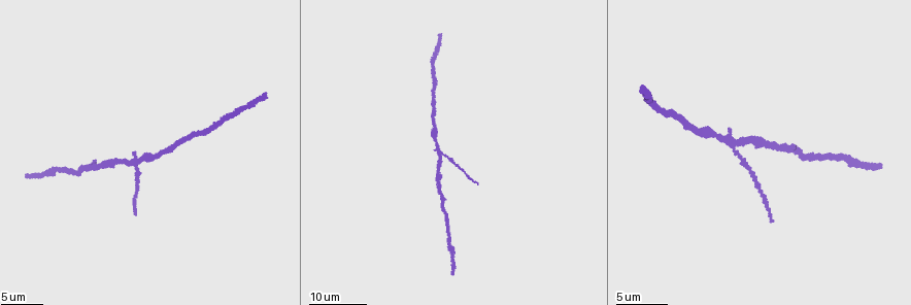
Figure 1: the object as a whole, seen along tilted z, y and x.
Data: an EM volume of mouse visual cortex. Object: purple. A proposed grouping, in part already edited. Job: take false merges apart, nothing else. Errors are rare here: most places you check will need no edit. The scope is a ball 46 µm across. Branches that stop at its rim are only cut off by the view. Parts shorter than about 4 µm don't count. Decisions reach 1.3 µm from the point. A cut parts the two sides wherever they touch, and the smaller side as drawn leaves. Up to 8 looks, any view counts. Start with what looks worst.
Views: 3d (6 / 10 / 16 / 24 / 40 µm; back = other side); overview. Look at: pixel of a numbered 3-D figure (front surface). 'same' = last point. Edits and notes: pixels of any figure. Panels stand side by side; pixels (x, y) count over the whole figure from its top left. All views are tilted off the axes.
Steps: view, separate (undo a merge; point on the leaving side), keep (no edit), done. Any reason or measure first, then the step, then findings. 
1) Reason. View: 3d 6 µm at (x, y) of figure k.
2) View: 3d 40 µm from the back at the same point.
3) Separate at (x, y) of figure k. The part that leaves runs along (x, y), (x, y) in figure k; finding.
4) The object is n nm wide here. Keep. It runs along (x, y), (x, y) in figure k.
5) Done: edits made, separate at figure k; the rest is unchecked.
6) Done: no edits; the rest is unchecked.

Three arms meet. View: 3d 24 µm at (437, 154) of figure 1.

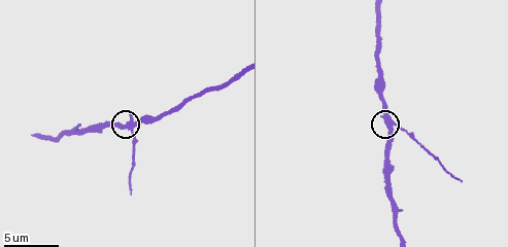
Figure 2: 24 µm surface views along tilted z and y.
View: 3d 10 µm at (388, 121) of figure 2.

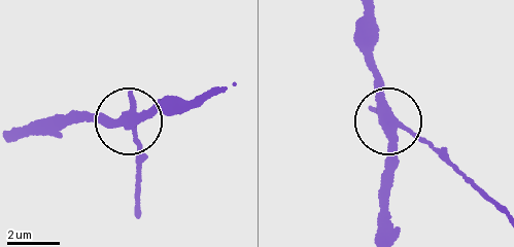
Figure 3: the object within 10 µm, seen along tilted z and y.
The side arm is 23 µm long; 3 arms meet here. Separate at (136, 143) of figure 3. Two neurons meet here.

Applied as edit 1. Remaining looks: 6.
View: 3d 10 µm at (155, 118) of figure 2.

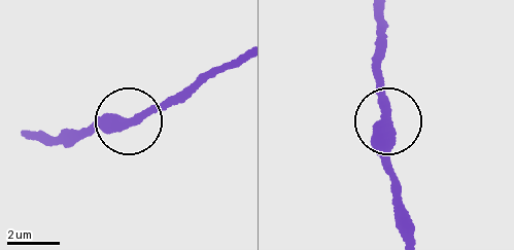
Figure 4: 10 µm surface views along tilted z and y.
View: 3d 10 µm from the back at (128, 122) of figure 4.

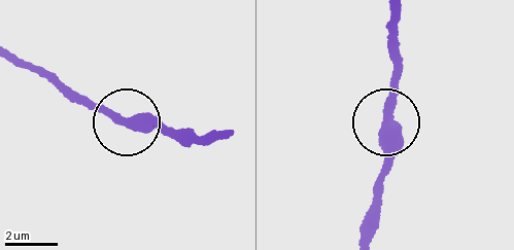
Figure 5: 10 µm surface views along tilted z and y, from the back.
The object is 450 nm wide here. Keep. It runs along (370, 218), (402, 58) in figure 5; all the same neuron.

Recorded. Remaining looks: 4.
Sudden change in width. View: 3d 16 µm at (54, 169) of figure 1.

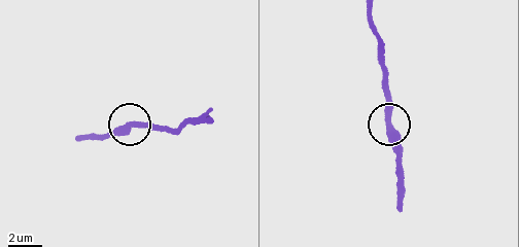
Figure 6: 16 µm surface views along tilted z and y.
View: 3d 10 µm at (390, 118) of figure 6.

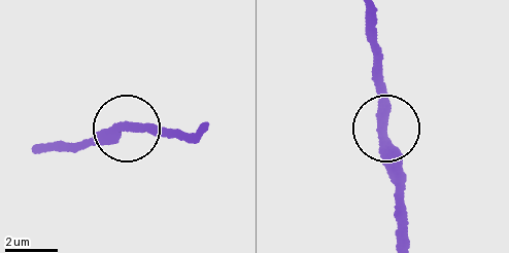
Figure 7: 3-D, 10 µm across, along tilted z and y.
The object is 330 nm wide here. Keep. It runs along (204, 128), (193, 135), (157, 123), (119, 124), (94, 143) in figure 7; all the same neuron.

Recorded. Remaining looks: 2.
Sudden change in width. View: 3d 10 µm at (395, 220) of figure 2.

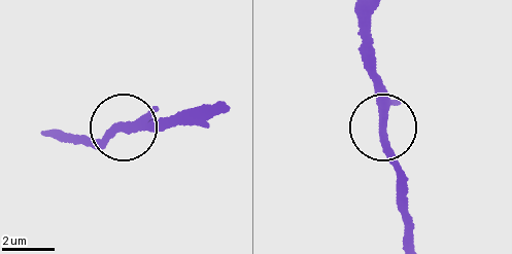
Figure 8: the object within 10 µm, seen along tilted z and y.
Keep. Continuous, no second neuron.

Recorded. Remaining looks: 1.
Done: edits made, separate at figure 3; the rest is unchecked.

